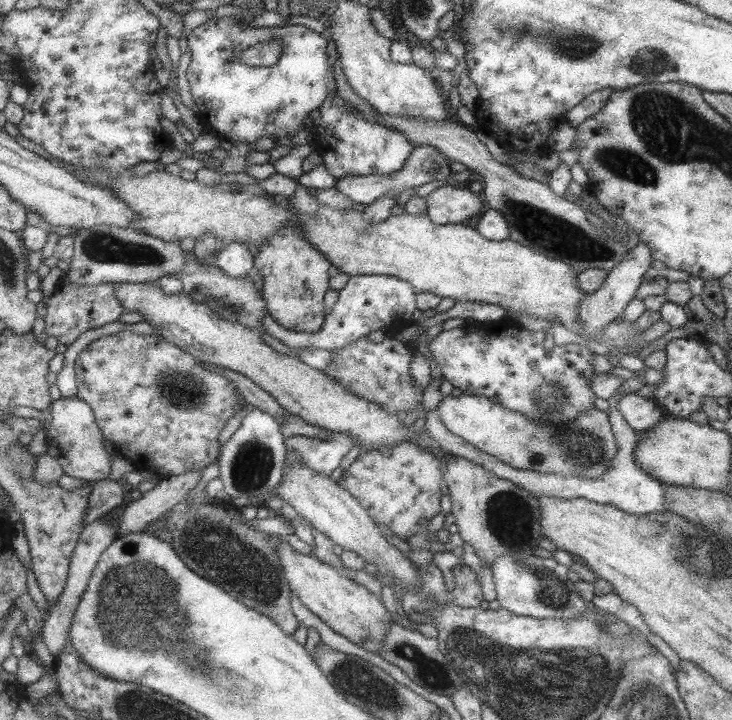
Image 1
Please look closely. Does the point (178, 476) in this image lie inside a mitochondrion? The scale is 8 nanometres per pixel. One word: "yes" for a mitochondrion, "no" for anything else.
no

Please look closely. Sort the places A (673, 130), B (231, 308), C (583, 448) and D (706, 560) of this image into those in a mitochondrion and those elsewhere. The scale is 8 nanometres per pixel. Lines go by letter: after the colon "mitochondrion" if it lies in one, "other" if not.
A: mitochondrion
B: mitochondrion
C: mitochondrion
D: mitochondrion

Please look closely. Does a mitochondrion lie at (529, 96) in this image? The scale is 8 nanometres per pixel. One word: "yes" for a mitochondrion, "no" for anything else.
no

